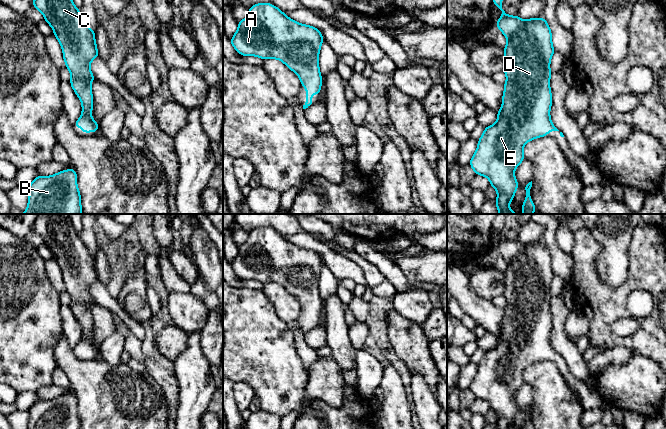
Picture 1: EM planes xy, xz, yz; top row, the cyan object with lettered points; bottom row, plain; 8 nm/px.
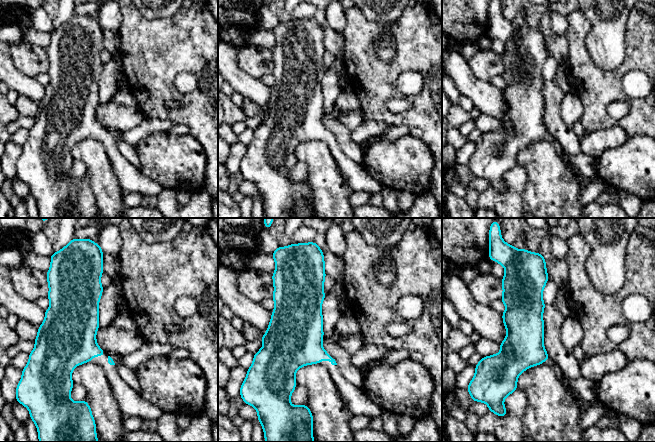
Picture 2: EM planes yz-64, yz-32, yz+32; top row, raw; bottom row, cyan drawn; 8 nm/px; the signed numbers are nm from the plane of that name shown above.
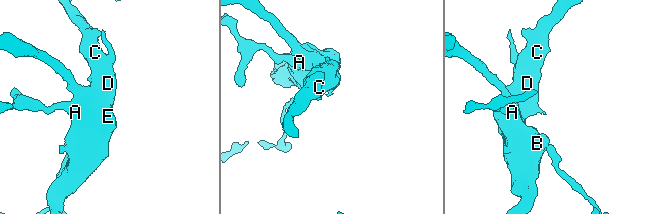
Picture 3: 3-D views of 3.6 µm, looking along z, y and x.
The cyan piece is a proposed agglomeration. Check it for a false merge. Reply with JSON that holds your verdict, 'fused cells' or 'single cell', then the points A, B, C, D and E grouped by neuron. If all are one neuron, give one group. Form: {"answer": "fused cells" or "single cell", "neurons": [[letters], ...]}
{"answer": "single cell", "neurons": [["A", "B", "C", "D", "E"]]}

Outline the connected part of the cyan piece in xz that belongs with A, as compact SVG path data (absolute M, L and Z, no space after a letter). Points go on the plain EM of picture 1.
M258 227L248 233L247 241L238 246L238 253L230 263L232 270L242 280L283 286L306 312L303 333L310 331L313 328L311 319L321 315L319 276L322 257L313 250L287 241L270 227Z

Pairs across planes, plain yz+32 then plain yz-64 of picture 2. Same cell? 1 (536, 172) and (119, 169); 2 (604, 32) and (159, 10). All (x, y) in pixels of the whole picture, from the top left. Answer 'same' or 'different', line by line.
1: different
2: same

